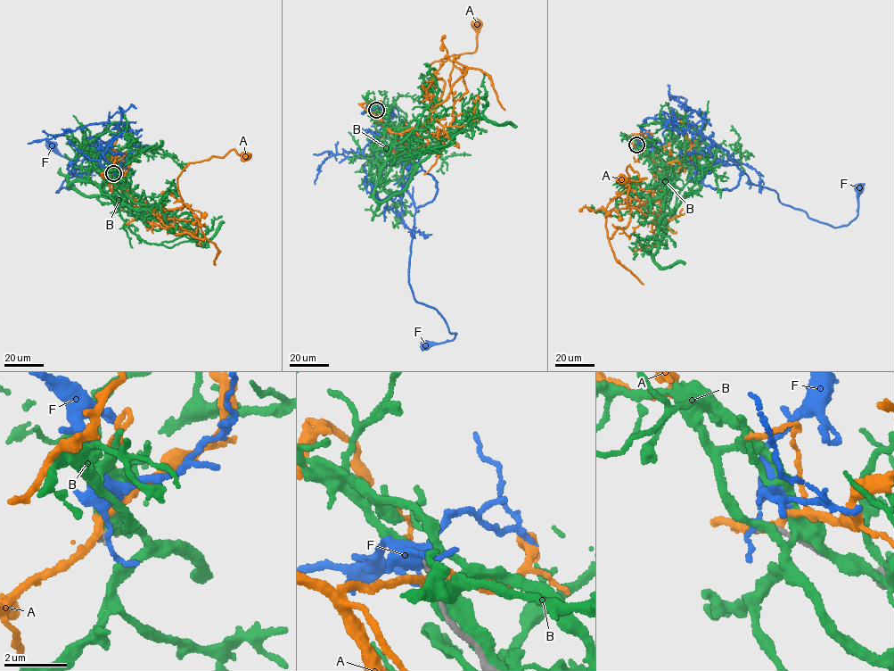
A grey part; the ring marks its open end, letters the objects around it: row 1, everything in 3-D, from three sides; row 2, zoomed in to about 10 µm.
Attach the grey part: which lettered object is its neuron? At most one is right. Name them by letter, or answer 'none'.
none

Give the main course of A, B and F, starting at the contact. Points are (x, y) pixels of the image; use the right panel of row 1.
A: (638, 144), (658, 172), (652, 197), (630, 205), (627, 169), (629, 165), (646, 178), (620, 178)
B: (639, 145), (669, 160), (663, 189), (661, 178), (669, 171), (672, 178), (663, 202), (665, 227), (640, 218)
F: (637, 144), (645, 120), (674, 121), (726, 151), (783, 203), (834, 227), (857, 216), (858, 189)

